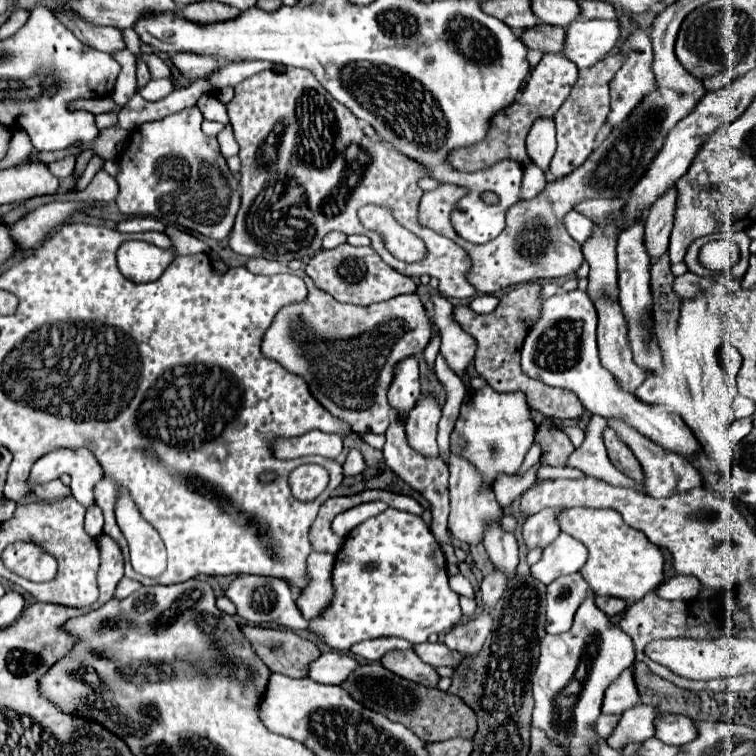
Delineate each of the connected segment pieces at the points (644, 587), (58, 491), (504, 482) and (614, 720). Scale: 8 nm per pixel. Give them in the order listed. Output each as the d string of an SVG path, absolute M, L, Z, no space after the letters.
M573 507L561 511L559 527L563 533L581 541L587 551L587 563L579 571L585 577L587 585L595 591L595 595L613 595L625 601L637 601L647 593L653 593L655 587L663 581L663 553L653 543L643 537L643 533L625 525L619 513L611 509L589 509L589 507Z
M55 479L55 481L51 481L51 483L47 483L47 485L39 485L37 489L35 489L35 495L39 497L39 499L43 499L43 501L57 501L57 499L65 499L65 497L69 497L71 495L71 489L67 487L67 485L63 485L59 479Z
M539 463L533 469L529 469L525 475L509 475L509 477L501 475L501 477L497 477L493 491L495 491L495 497L503 509L507 509L521 493L525 493L529 487L535 485L537 467L539 467Z
M601 715L599 723L597 723L597 733L601 739L605 739L607 735L611 735L611 731L615 729L615 725L619 723L619 715Z

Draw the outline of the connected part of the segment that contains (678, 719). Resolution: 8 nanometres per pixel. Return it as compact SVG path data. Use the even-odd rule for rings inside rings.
M659 715L655 721L655 737L667 745L683 745L695 739L697 731L693 719L683 715Z

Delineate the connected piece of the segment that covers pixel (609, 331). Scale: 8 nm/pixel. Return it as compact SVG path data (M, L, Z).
M599 299L595 307L599 313L597 343L601 365L609 373L613 373L621 389L629 389L629 393L633 393L645 381L645 373L633 363L631 349L627 343L627 323L623 311L617 303L605 299Z

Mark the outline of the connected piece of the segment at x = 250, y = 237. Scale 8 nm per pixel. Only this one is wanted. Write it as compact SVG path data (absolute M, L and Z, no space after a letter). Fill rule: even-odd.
M289 69L285 73L261 71L235 87L235 97L227 105L229 121L239 143L241 159L241 207L235 217L235 225L229 235L229 247L245 257L263 257L275 259L279 263L289 263L293 259L307 259L321 251L321 241L331 231L341 231L345 235L361 233L371 239L371 249L391 265L395 271L407 277L431 275L439 279L439 293L445 297L471 299L477 295L477 289L469 283L467 273L471 269L471 259L465 249L455 245L451 239L443 239L439 233L419 225L419 199L421 189L417 181L427 177L427 169L419 163L403 157L389 145L381 141L369 141L355 115L339 105L311 75L307 69ZM363 205L381 205L391 209L397 223L415 233L427 245L427 259L421 263L401 263L387 253L381 243L381 237L373 231L365 231L357 219L357 209Z

